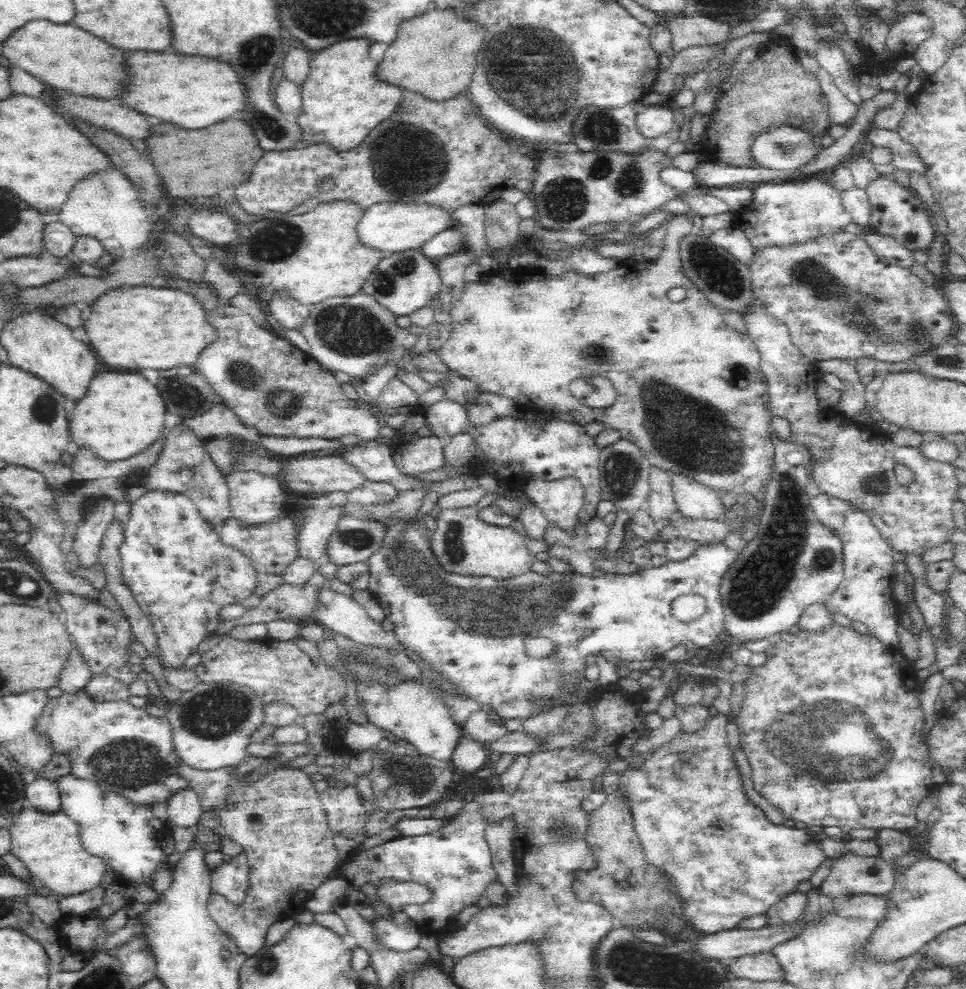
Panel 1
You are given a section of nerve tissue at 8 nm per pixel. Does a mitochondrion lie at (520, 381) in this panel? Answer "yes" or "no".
no

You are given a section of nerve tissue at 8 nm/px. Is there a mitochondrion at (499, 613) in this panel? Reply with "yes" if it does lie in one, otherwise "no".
yes

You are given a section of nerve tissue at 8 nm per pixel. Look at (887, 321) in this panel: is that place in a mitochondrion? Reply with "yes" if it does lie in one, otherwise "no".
yes

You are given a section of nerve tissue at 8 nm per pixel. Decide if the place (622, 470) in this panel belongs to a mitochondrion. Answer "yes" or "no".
yes

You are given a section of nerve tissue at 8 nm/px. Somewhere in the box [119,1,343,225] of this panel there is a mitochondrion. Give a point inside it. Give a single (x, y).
(255, 49)

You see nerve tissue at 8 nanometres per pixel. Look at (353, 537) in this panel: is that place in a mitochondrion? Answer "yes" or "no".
yes

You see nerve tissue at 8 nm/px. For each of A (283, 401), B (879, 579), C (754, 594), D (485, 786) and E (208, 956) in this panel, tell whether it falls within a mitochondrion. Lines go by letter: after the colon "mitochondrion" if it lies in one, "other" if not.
A: mitochondrion
B: other
C: mitochondrion
D: other
E: other

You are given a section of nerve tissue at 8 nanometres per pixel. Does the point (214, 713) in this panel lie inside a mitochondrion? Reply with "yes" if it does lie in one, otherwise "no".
yes

